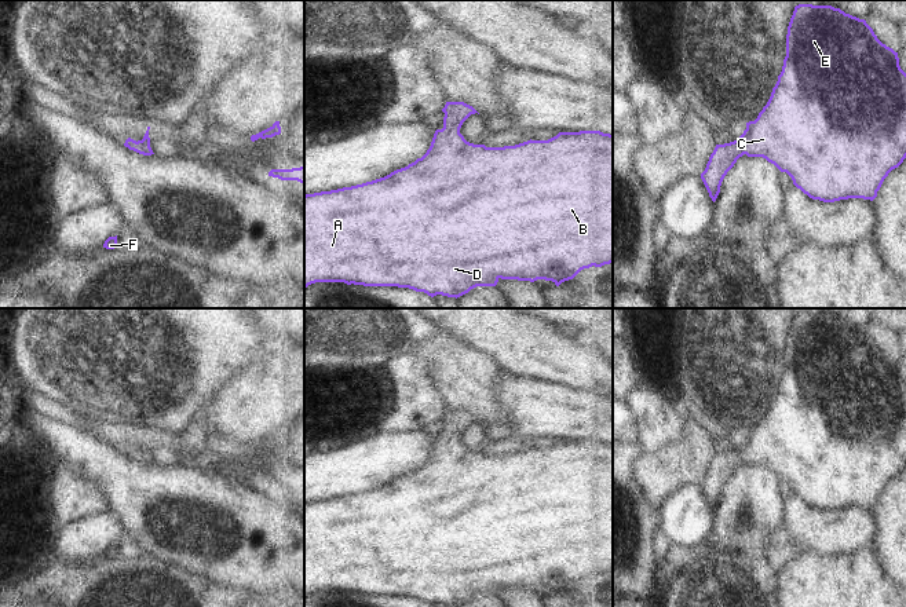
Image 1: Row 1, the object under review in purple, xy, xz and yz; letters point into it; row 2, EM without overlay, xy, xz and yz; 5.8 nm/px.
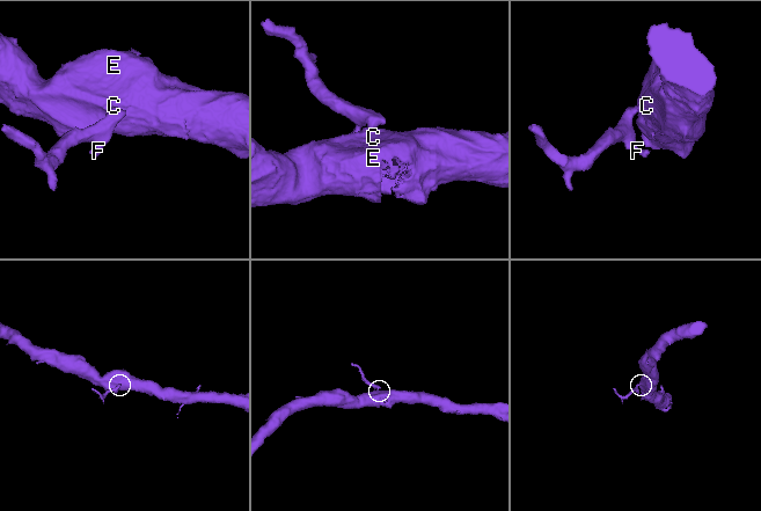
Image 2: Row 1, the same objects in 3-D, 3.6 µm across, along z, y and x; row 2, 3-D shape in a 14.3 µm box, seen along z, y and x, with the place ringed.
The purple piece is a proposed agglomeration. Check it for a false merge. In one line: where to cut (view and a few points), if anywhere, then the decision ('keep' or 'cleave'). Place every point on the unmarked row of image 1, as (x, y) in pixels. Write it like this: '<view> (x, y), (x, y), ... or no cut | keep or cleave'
no cut | keep

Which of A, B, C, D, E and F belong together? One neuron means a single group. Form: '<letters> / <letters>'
A B C D E F

